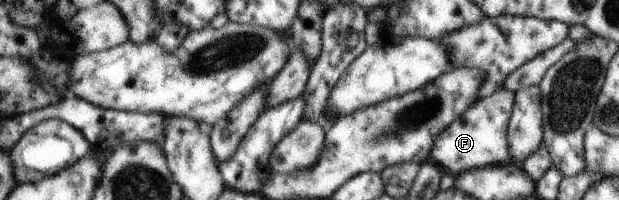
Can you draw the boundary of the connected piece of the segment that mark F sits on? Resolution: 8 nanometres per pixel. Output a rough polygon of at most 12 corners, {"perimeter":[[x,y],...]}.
{"perimeter":[[514,93],[479,98],[434,141],[452,176],[512,162]]}

